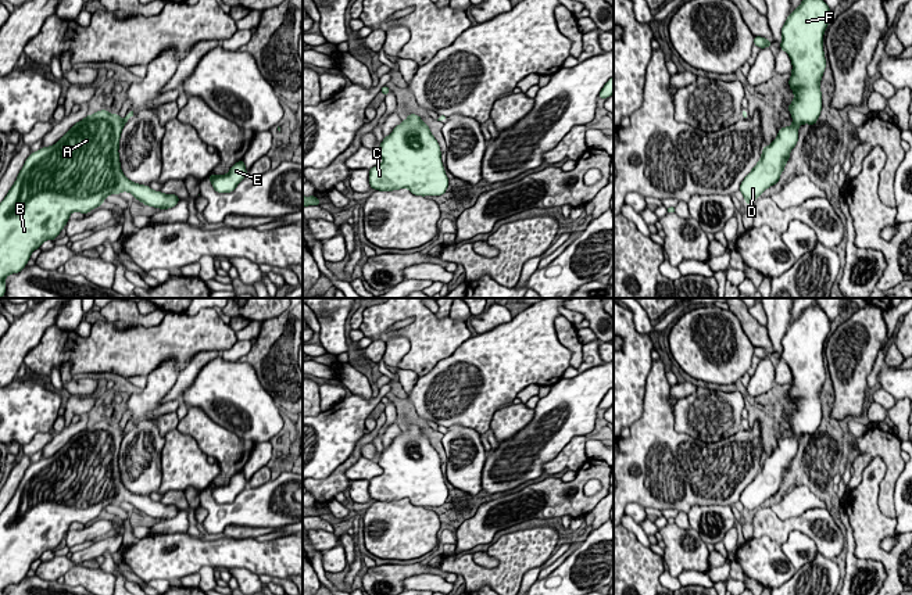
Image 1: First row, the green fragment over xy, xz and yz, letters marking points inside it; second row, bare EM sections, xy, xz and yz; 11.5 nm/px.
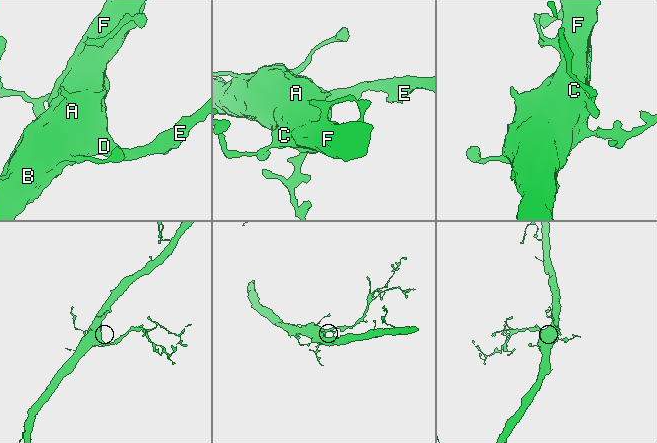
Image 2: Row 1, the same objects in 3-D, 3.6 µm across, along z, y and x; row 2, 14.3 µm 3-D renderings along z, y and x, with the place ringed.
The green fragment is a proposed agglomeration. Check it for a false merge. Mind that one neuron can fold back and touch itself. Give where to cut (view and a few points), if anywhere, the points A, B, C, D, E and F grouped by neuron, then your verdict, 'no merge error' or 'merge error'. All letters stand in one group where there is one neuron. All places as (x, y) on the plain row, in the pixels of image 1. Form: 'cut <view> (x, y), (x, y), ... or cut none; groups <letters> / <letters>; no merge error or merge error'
cut none; groups A B C D E F; no merge error

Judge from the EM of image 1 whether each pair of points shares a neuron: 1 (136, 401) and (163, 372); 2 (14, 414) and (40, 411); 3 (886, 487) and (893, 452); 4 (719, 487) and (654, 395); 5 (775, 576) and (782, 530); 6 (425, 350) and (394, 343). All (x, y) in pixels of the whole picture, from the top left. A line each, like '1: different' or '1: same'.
1: same
2: same
3: same
4: same
5: different
6: different

